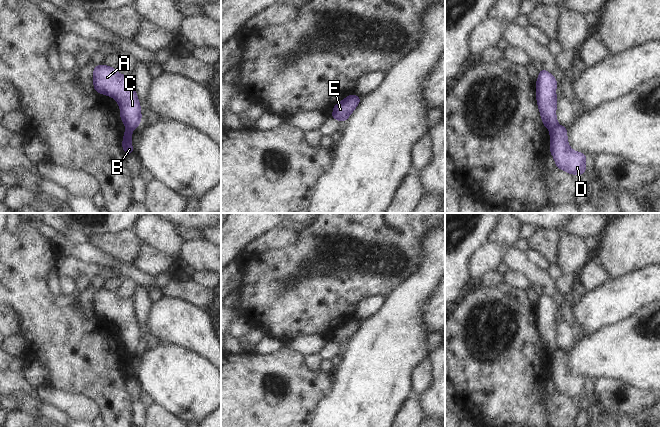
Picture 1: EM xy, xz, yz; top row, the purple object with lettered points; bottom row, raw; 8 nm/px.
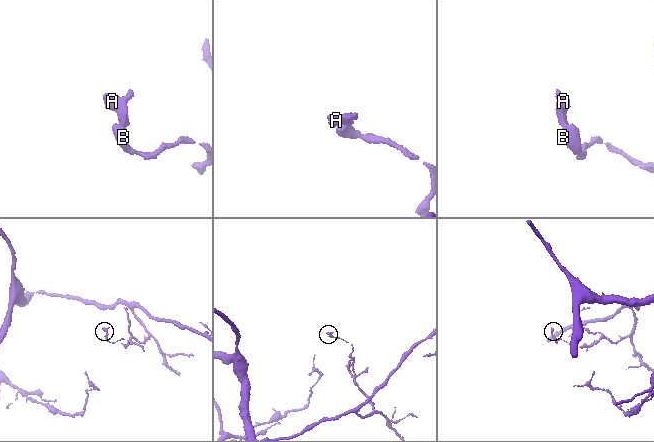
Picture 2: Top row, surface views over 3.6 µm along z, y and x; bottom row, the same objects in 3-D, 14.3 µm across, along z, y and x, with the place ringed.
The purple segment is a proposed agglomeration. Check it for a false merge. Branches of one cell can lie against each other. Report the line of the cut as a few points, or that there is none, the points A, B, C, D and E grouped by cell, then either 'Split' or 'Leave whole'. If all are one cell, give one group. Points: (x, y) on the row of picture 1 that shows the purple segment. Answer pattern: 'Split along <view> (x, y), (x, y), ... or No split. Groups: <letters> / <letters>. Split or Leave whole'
Split along yz (558, 125), (550, 130). Groups: A C / B D E. Split.

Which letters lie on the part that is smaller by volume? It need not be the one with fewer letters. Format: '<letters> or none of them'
A, C

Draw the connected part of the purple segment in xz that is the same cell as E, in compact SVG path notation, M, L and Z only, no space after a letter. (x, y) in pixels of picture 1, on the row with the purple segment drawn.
M351 94L344 100L334 105L332 118L345 122L359 103L360 97L356 96L355 94Z

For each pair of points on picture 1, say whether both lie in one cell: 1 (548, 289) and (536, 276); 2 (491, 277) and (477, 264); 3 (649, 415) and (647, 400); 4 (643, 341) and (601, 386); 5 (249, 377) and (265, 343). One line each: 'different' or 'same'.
1: same
2: different
3: different
4: different
5: different

